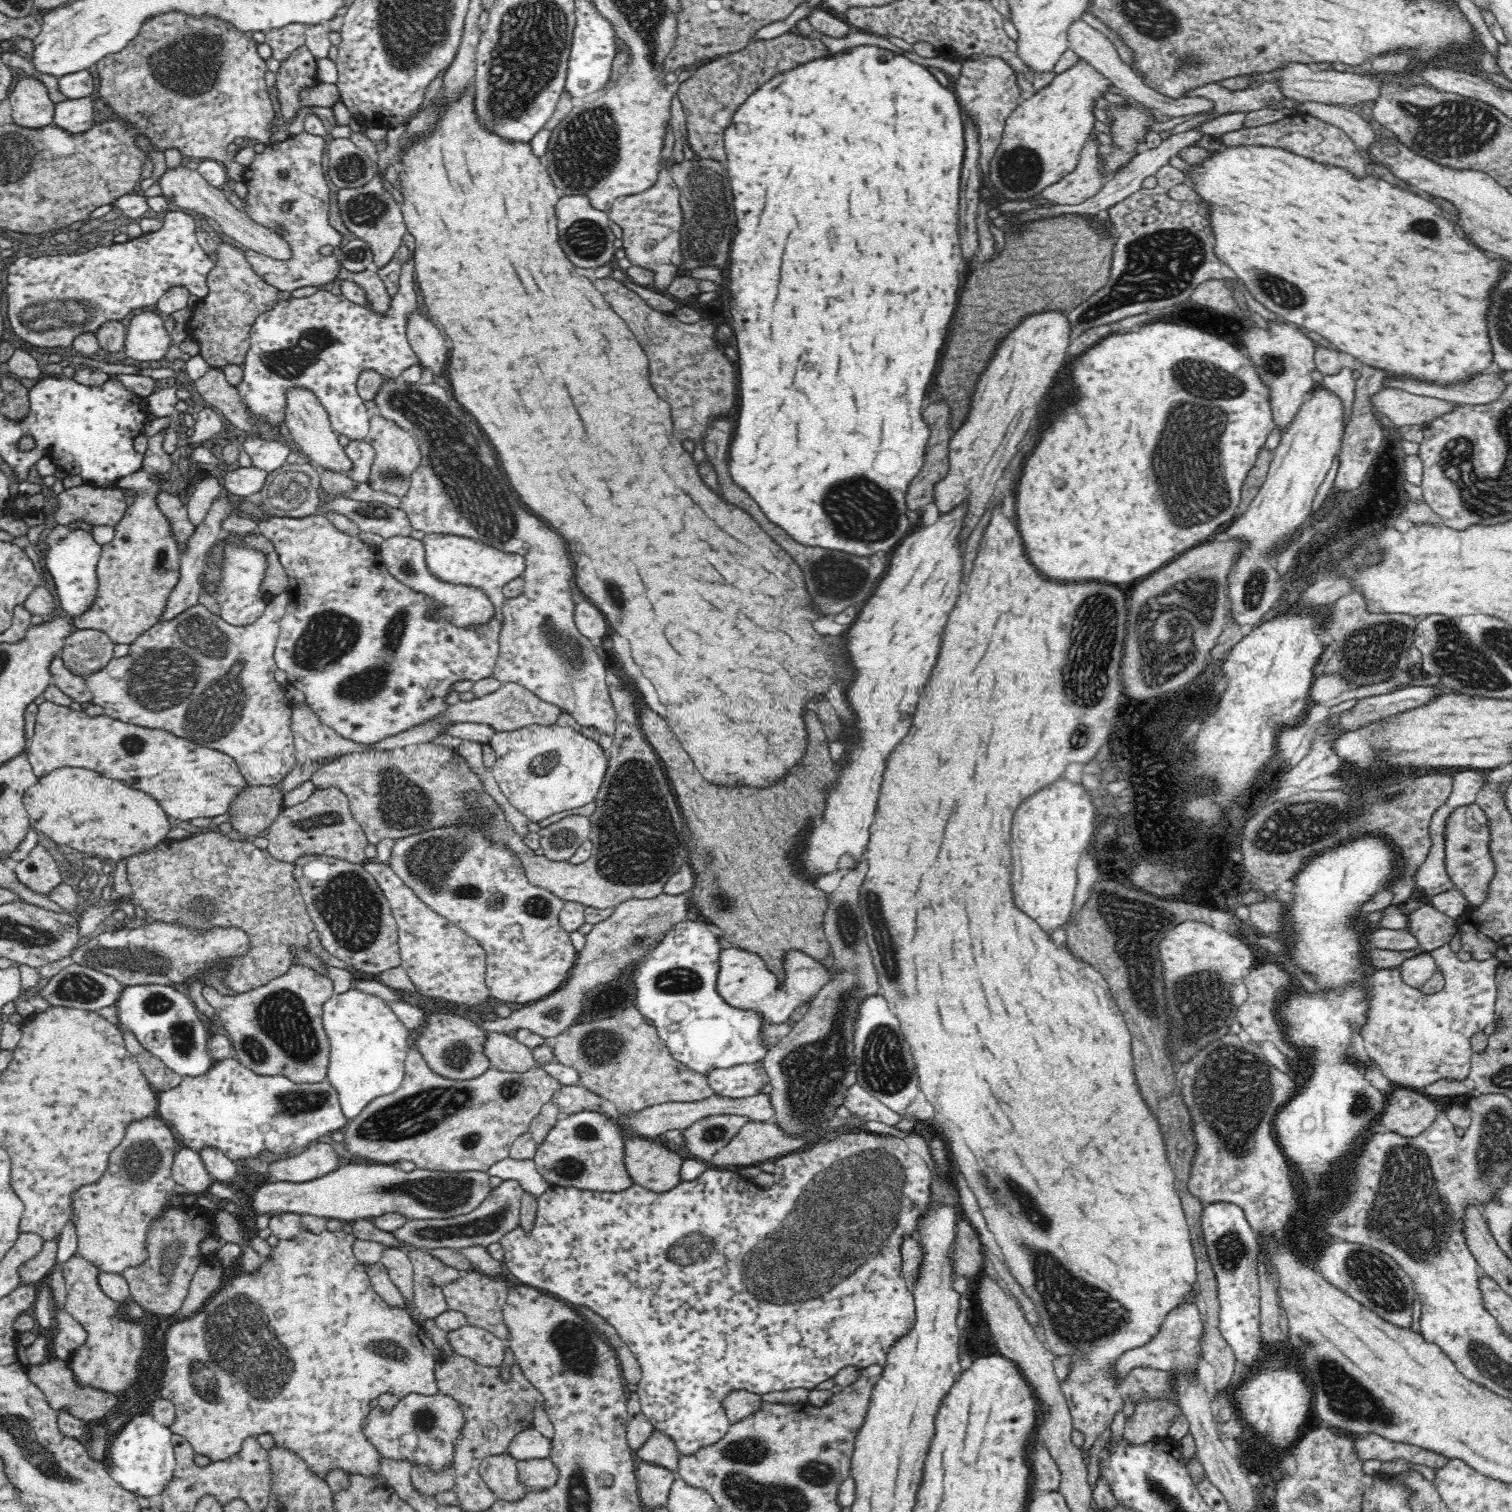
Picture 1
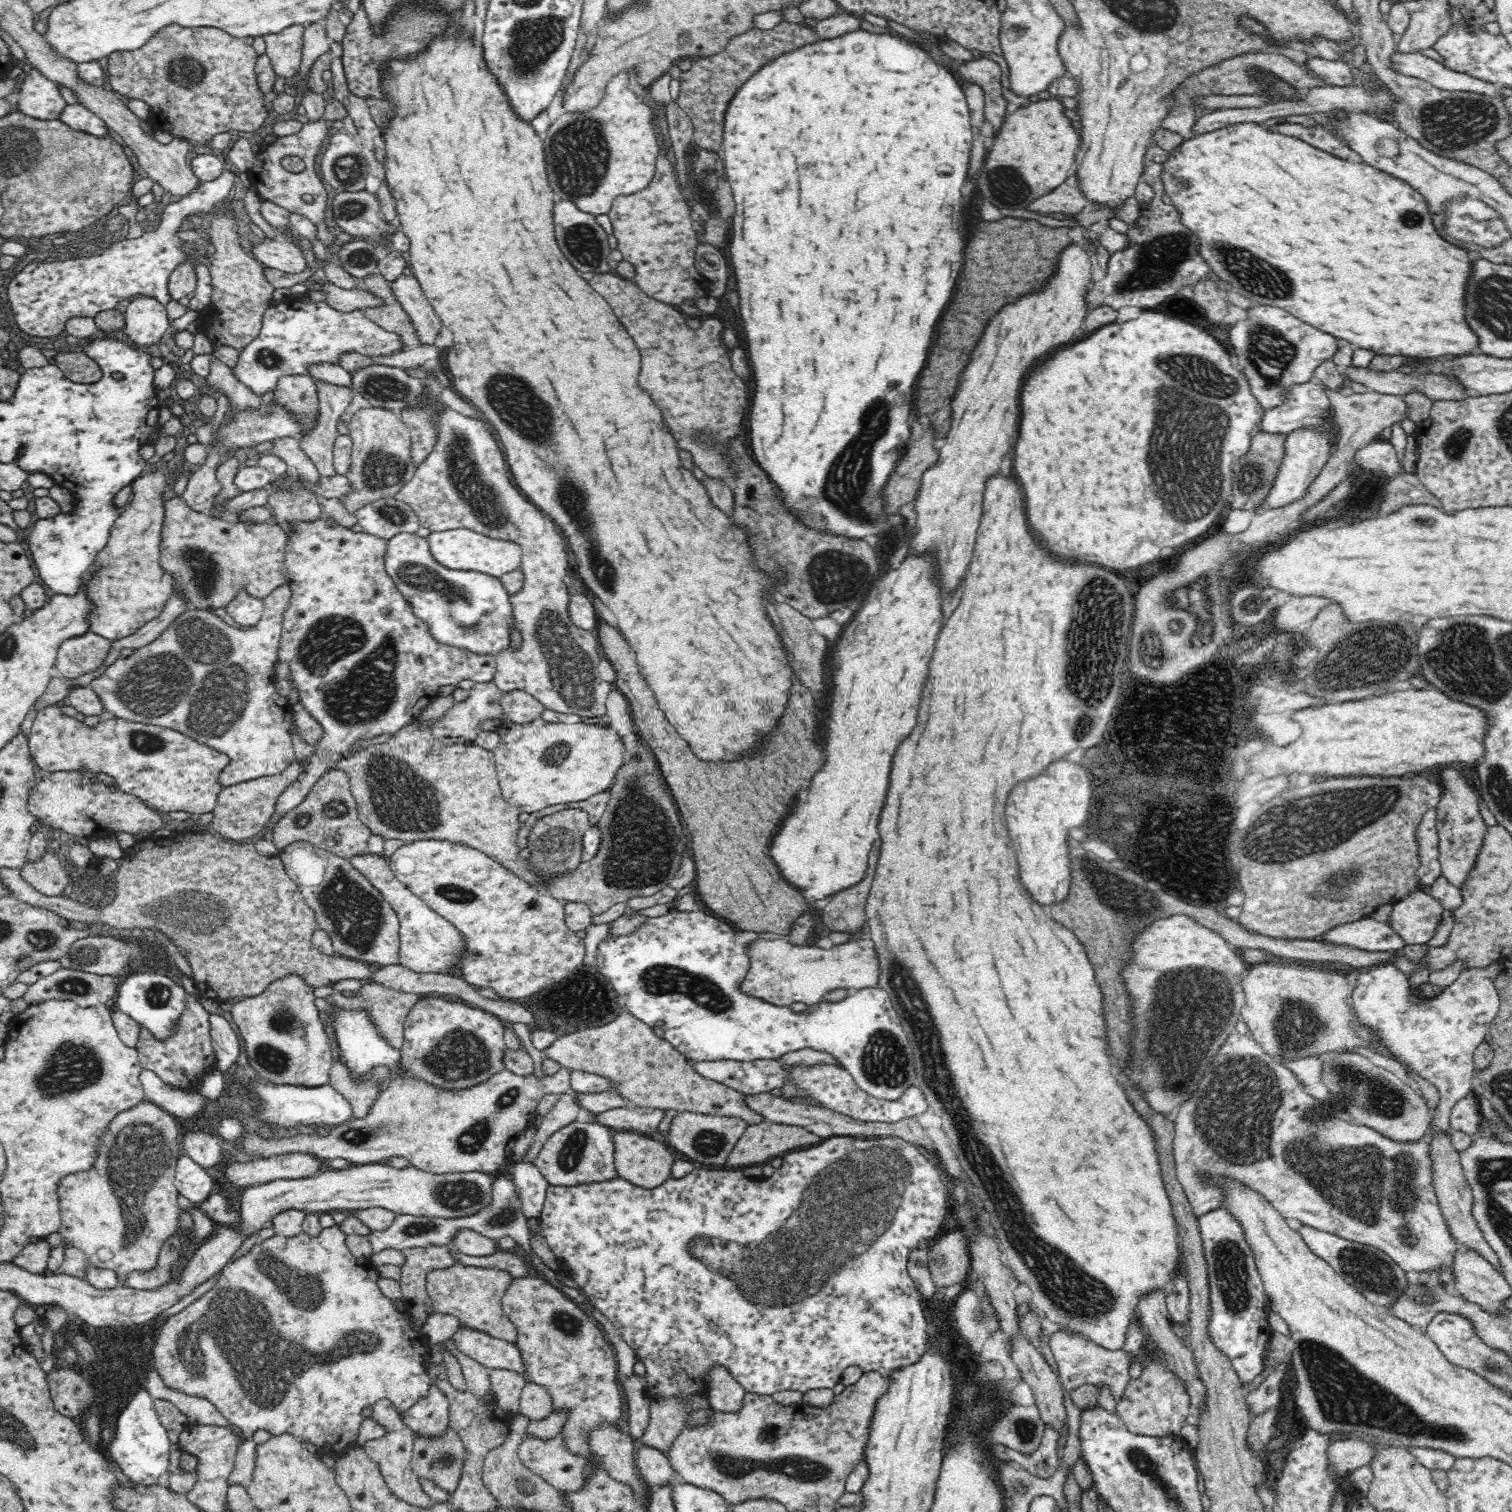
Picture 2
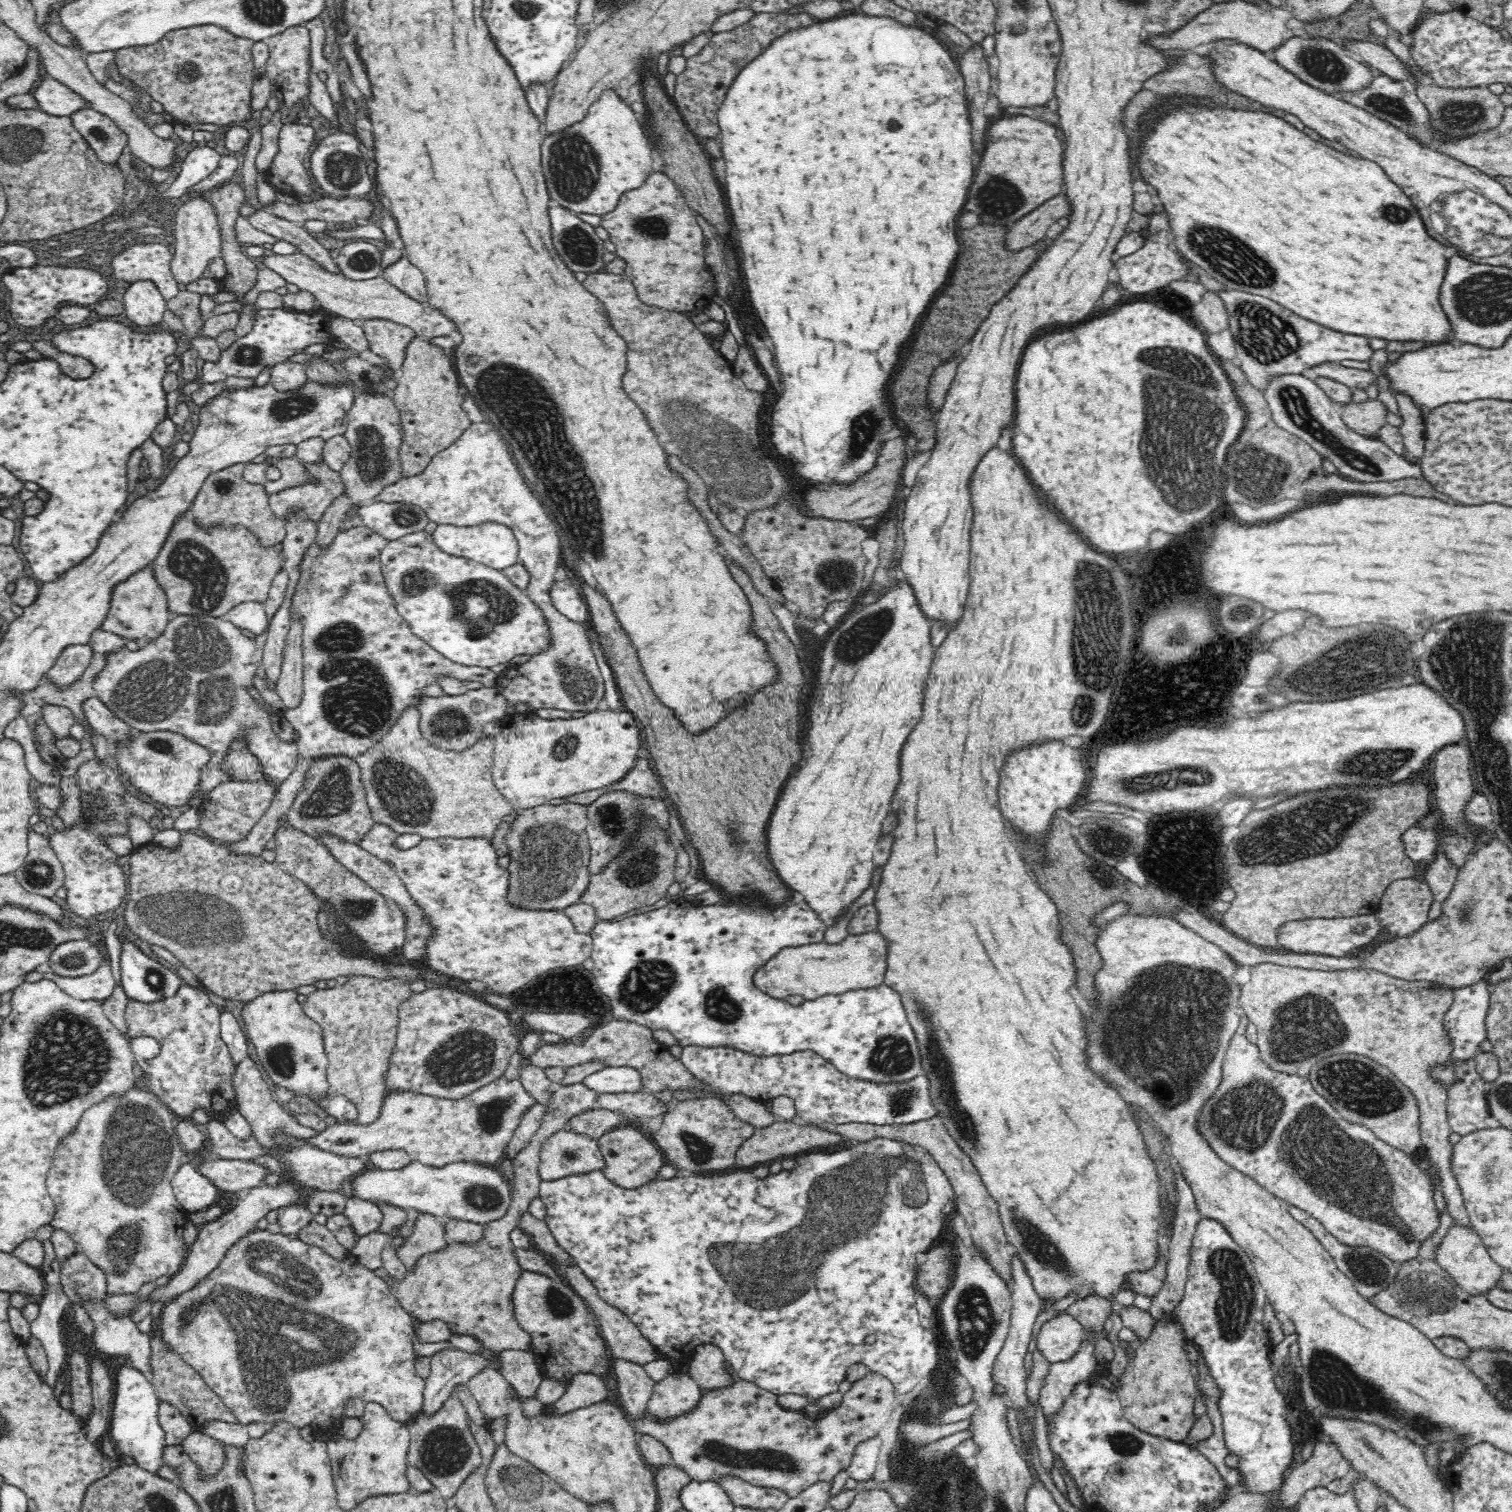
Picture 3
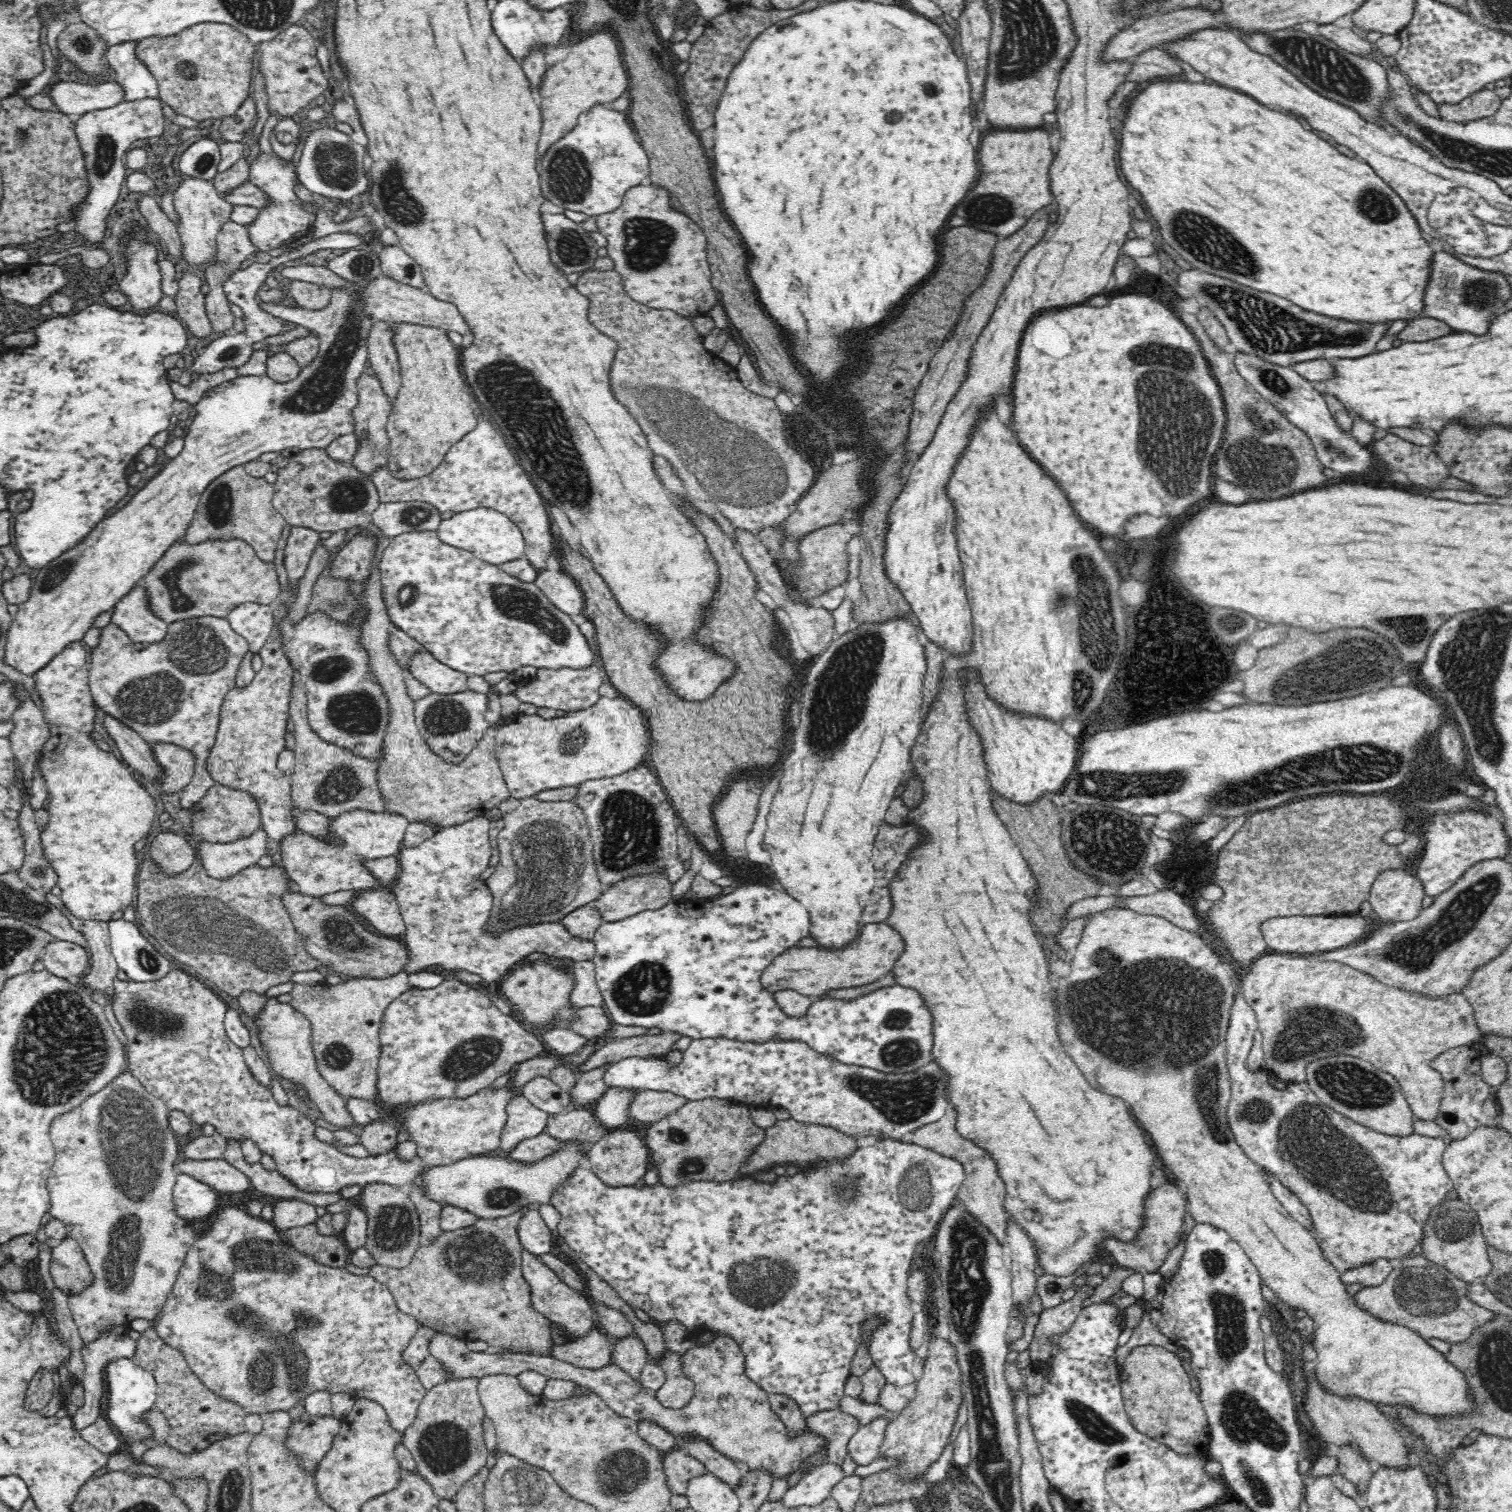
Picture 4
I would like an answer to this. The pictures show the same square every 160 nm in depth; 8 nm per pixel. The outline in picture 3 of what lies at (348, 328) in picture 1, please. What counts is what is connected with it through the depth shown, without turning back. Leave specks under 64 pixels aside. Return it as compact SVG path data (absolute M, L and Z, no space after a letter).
M258 310L254 314L252 331L245 336L238 337L230 346L220 351L220 358L216 362L206 360L202 366L202 376L187 380L181 390L182 394L190 394L198 390L202 384L226 380L228 376L242 376L242 378L256 378L266 366L274 366L278 362L286 362L292 354L302 352L310 344L330 343L334 338L331 334L330 320L335 314L323 311L296 312L287 310Z

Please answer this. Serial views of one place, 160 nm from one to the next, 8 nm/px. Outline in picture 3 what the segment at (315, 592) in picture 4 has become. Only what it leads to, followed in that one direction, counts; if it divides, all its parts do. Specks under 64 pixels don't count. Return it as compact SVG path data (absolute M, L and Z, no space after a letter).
M406 706L380 742L355 759L362 770L362 785L374 823L388 825L398 834L418 834L423 839L483 836L491 840L502 818L515 812L515 807L496 789L491 776L496 735L483 734L474 746L462 752L440 750L422 736L419 722L416 706Z

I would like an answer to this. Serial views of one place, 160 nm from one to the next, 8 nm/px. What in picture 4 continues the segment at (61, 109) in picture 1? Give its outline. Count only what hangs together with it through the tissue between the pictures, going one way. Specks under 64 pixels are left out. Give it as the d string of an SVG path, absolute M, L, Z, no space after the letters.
M144 98L134 101L122 101L116 106L98 109L83 114L75 122L75 133L79 138L84 169L88 179L88 194L76 204L72 210L74 234L82 236L84 244L94 246L108 236L110 210L118 202L122 182L126 180L124 154L132 146L134 140L147 140L152 136L160 136L164 132L164 109L160 98Z

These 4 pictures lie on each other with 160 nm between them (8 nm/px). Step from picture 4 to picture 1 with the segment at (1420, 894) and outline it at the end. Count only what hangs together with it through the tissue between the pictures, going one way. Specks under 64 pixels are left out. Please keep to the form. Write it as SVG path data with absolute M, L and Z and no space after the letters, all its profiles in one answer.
M1420 902L1415 909L1406 914L1406 919L1408 924L1404 930L1416 937L1418 947L1424 951L1436 950L1438 946L1450 942L1457 932L1457 921L1430 903Z

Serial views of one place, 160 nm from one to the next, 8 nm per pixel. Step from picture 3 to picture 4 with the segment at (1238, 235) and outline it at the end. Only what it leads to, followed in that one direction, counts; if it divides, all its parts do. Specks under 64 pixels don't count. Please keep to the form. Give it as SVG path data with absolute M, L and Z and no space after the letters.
M1182 77L1170 80L1152 79L1129 100L1120 135L1118 158L1122 174L1134 190L1140 193L1144 207L1158 224L1162 241L1170 246L1171 251L1188 261L1192 268L1200 268L1204 272L1230 278L1254 290L1282 296L1304 310L1312 310L1332 318L1352 322L1392 322L1420 316L1424 308L1422 294L1431 278L1430 262L1433 252L1428 245L1428 239L1422 236L1410 209L1396 191L1376 175L1368 163L1358 162L1341 154L1328 141L1318 137L1313 131L1304 129L1297 117L1280 112L1278 109L1272 110L1249 94L1222 86L1218 82L1216 84L1208 81L1191 82Z

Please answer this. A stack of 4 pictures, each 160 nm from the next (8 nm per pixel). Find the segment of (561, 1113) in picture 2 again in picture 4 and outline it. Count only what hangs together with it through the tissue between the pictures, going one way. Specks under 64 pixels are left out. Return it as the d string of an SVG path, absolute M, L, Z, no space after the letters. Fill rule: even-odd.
M608 1062L604 1066L598 1066L598 1068L592 1068L592 1070L586 1070L586 1072L578 1074L576 1084L569 1092L571 1104L574 1104L573 1108L581 1108L584 1104L592 1104L604 1094L604 1090L607 1088L604 1073L612 1063L614 1062ZM524 1207L500 1218L478 1217L473 1226L443 1231L434 1241L420 1244L408 1267L394 1269L376 1264L369 1269L368 1276L387 1286L400 1311L435 1331L455 1335L465 1342L484 1340L491 1350L509 1348L512 1353L521 1350L522 1353L542 1355L554 1345L551 1321L532 1305L532 1286L522 1275L523 1247L517 1234L520 1216L528 1209Z

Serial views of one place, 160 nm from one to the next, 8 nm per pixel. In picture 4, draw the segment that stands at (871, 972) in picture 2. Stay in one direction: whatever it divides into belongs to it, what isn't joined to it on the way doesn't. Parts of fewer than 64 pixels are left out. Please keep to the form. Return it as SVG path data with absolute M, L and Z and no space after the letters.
M886 922L866 924L858 938L843 949L820 949L820 947L792 947L779 954L761 974L761 984L766 990L778 992L793 990L817 998L826 990L864 986L880 980L892 971L899 956L904 952L904 940Z

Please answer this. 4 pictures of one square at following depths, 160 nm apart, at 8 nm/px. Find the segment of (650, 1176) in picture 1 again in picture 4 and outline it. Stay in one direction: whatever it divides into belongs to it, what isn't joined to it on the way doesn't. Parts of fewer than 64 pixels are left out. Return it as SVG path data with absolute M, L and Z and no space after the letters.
M625 1129L608 1132L604 1138L588 1147L587 1165L592 1172L608 1186L632 1186L650 1168L648 1148L634 1131Z

